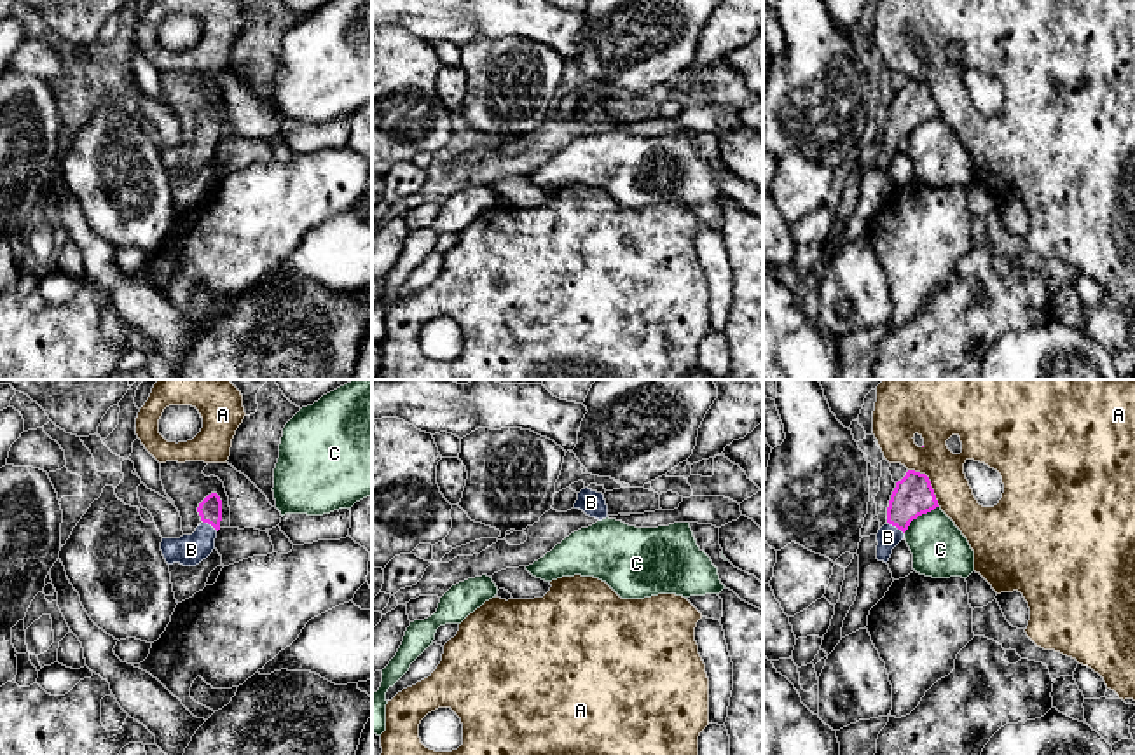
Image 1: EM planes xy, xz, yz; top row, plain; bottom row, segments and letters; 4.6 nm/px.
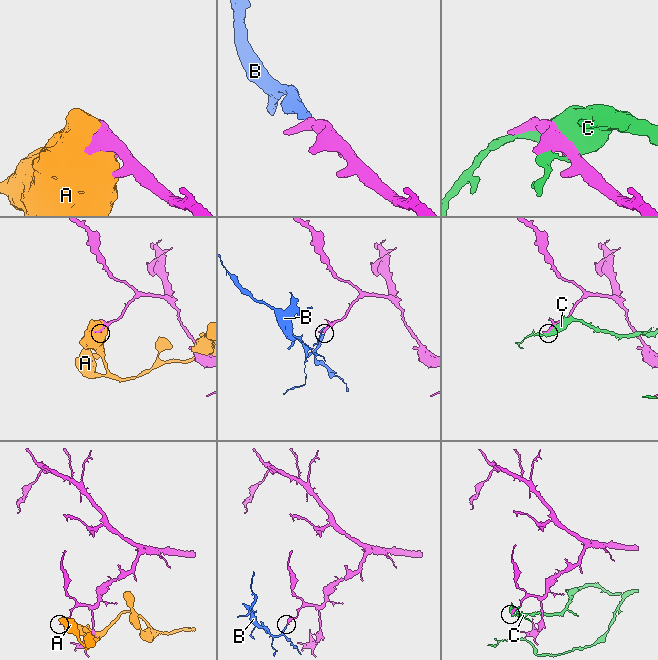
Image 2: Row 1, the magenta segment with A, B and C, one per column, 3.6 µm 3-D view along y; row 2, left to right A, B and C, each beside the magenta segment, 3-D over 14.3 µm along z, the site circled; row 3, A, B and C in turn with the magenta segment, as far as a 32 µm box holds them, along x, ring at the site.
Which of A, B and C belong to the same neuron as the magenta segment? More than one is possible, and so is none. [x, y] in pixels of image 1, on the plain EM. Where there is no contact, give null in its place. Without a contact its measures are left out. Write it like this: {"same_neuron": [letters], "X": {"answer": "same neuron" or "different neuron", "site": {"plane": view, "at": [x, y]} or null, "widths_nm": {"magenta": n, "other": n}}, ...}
{"same_neuron": ["B"], "A": {"answer": "different neuron", "site": {"plane": "yz", "at": [929, 91]}, "widths_nm": {"magenta": 190, "other": 170}}, "B": {"answer": "same neuron", "site": {"plane": "yz", "at": [896, 135]}, "widths_nm": {"magenta": 190, "other": 110}}, "C": {"answer": "different neuron", "site": {"plane": "yz", "at": [919, 123]}, "widths_nm": {"magenta": 190, "other": 260}}}

